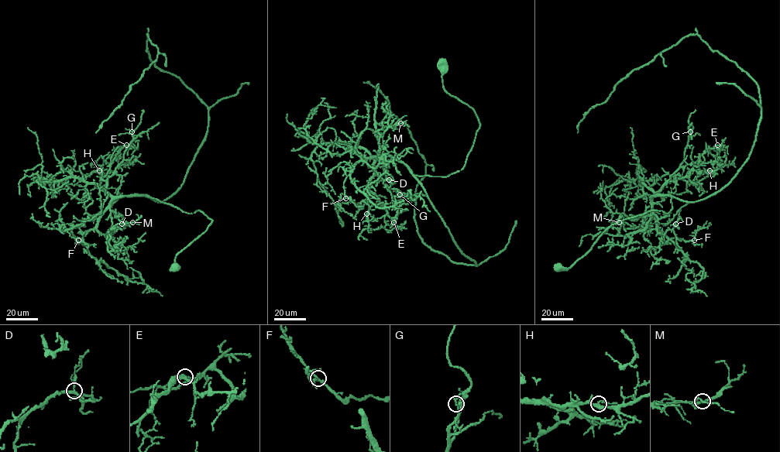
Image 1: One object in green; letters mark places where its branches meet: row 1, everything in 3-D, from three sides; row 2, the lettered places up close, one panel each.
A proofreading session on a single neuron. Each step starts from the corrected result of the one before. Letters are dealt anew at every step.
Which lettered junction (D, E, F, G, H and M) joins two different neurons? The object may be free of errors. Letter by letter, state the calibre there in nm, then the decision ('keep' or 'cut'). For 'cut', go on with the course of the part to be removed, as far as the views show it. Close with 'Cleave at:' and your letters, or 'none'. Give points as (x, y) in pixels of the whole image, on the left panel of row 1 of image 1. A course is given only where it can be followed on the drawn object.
D: 240 nm thick; keep
E: 240 nm thick; keep
F: 200 nm thick; keep
G: 240 nm thick; keep
H: 200 nm thick; cut; foreign part runs (99, 170), (121, 171), (101, 187), (80, 226), (115, 231), (115, 228), (108, 233), (125, 222), (130, 227)
M: 220 nm thick; keep
Cleave at: H

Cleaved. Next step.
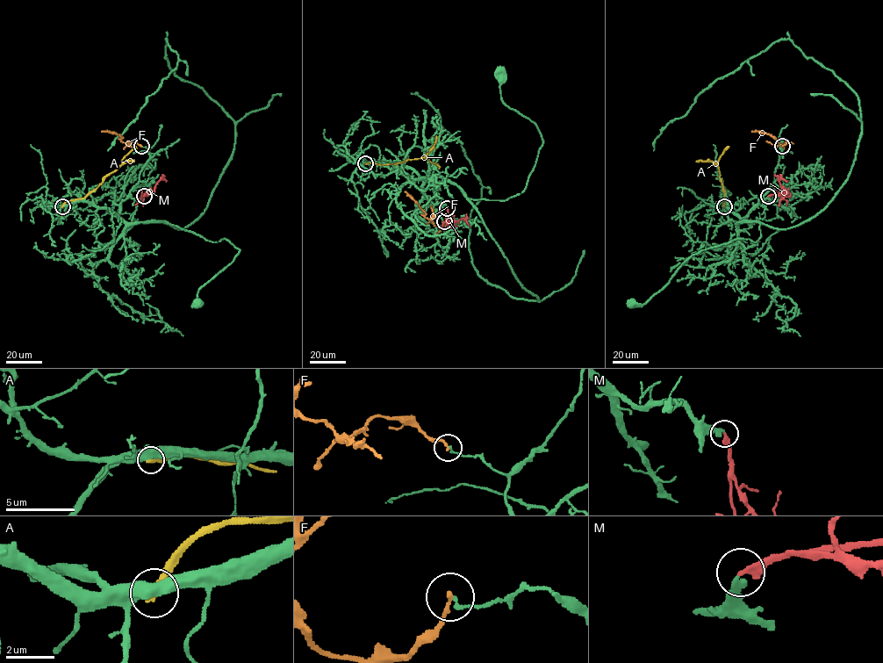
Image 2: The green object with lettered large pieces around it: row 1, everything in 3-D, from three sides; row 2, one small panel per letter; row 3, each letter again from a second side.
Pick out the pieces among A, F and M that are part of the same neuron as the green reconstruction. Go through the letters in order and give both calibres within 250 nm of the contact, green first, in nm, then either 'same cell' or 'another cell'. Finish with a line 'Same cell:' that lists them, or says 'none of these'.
A: 600 nm thick on the green side, 280 nm on the other; another cell
F: 140 nm thick on the green side, 180 nm on the other; another cell
M: 260 nm thick on the green side, 280 nm on the other; same cell
Same cell: M

